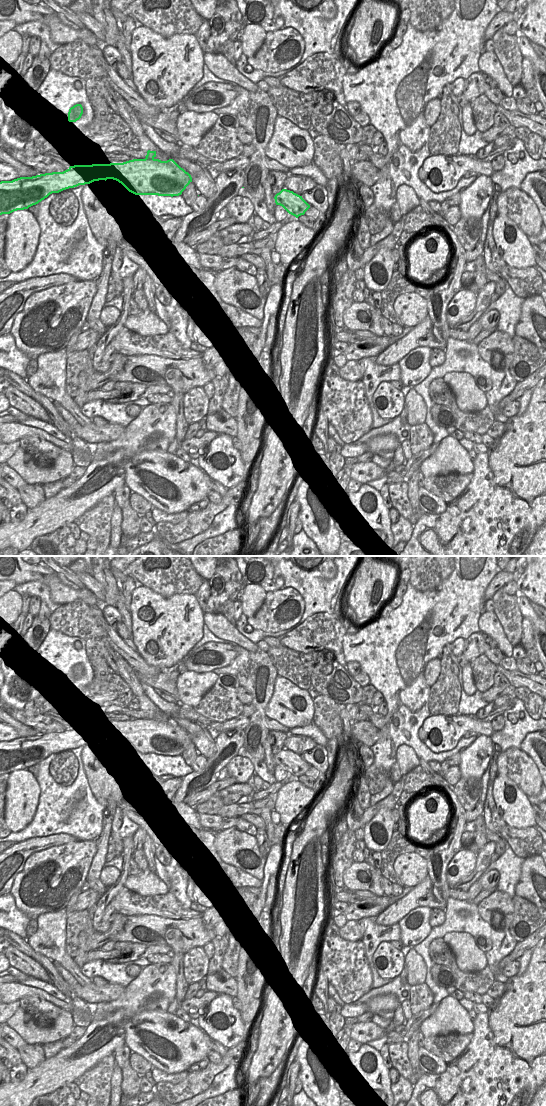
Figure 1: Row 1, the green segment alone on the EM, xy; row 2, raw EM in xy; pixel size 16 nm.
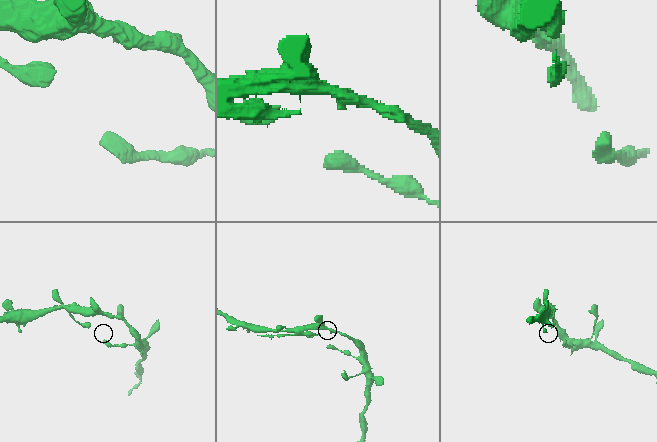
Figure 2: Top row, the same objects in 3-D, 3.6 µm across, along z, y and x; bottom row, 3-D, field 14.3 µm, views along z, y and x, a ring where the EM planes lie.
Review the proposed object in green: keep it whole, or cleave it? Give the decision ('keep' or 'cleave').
cleave

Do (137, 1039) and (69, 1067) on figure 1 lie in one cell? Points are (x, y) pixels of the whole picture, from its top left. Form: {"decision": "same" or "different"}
{"decision": "different"}

